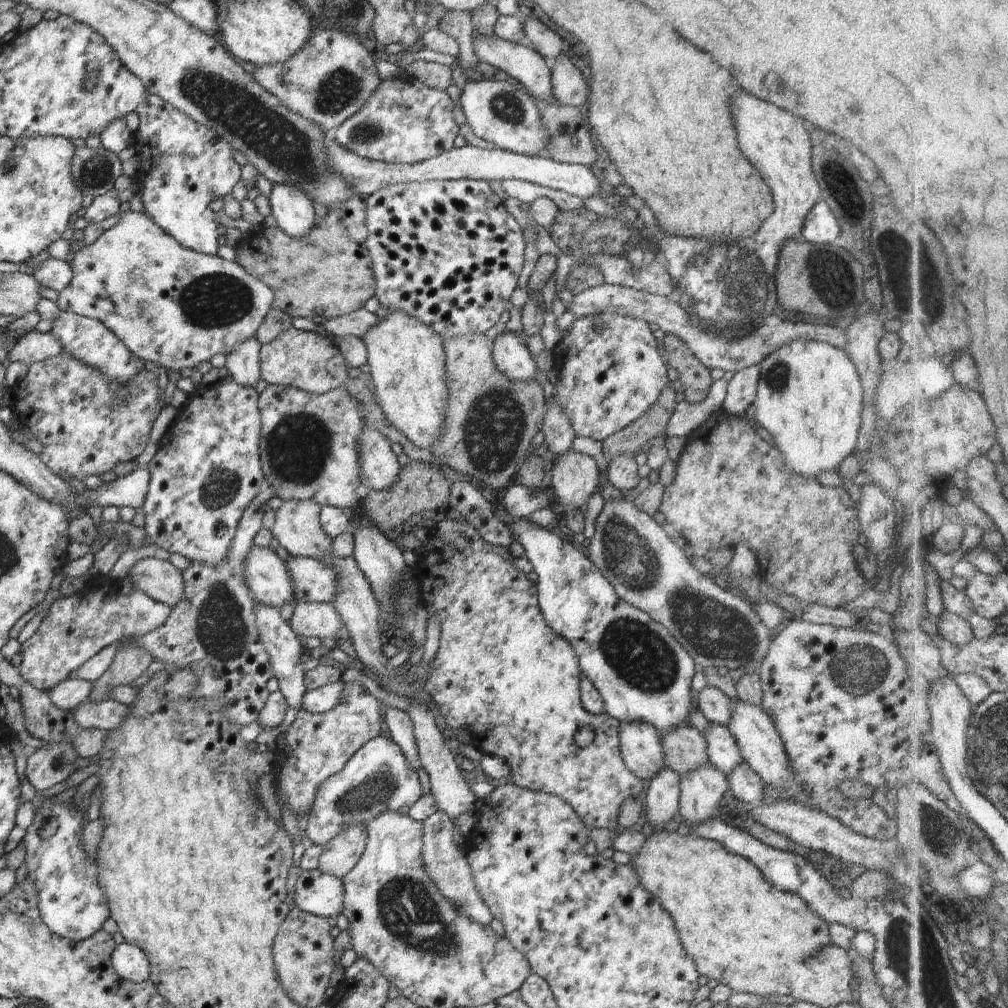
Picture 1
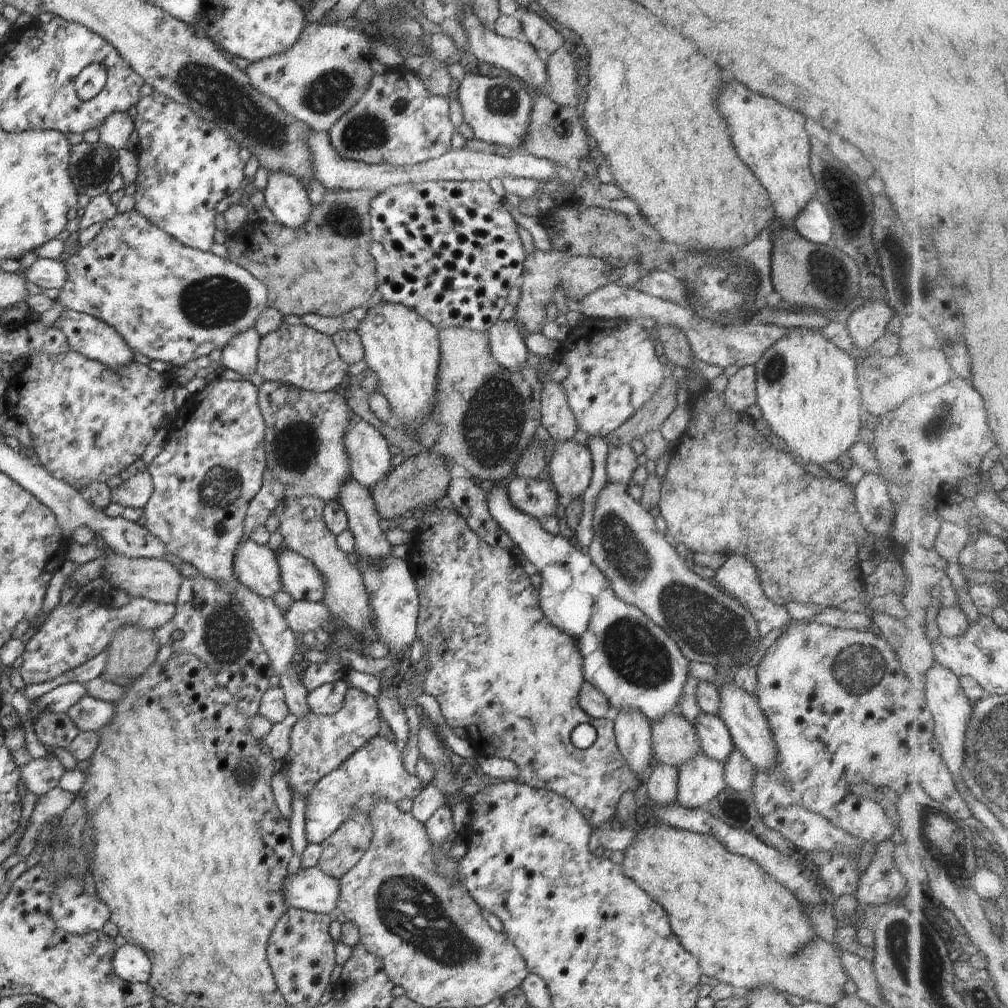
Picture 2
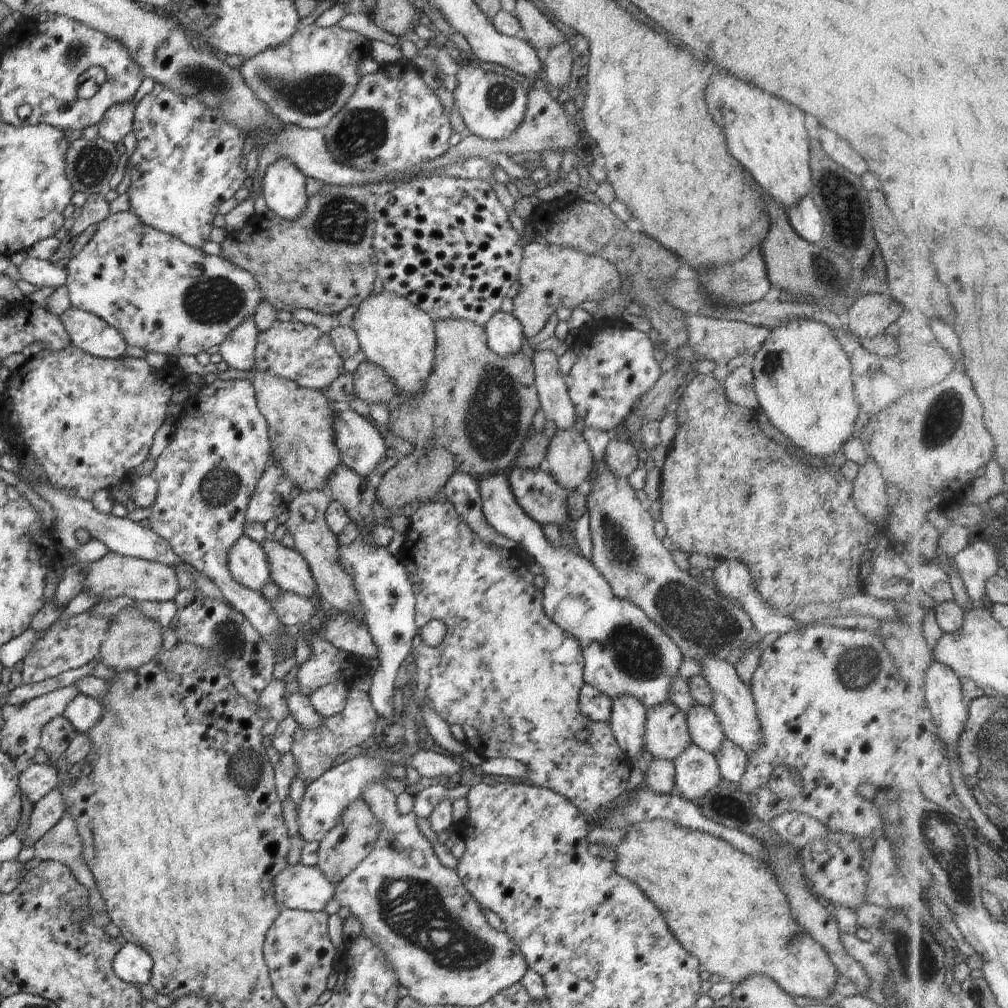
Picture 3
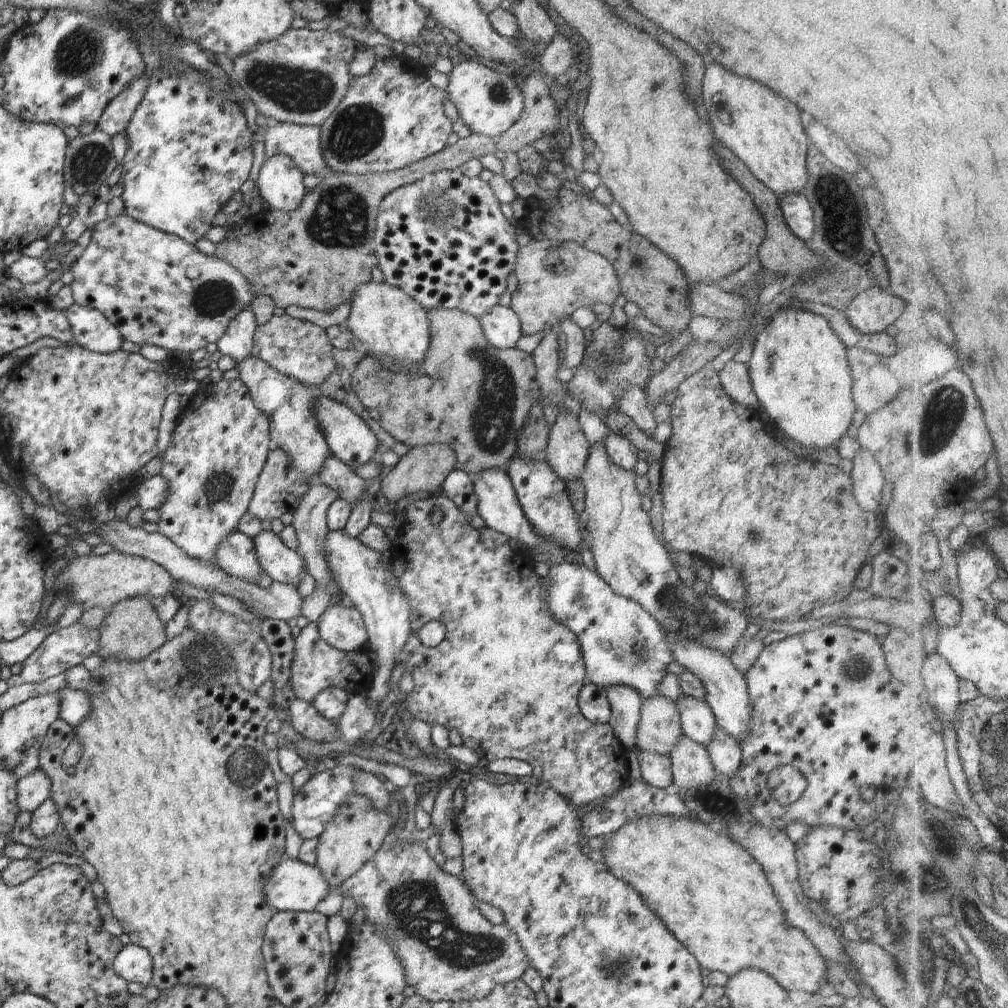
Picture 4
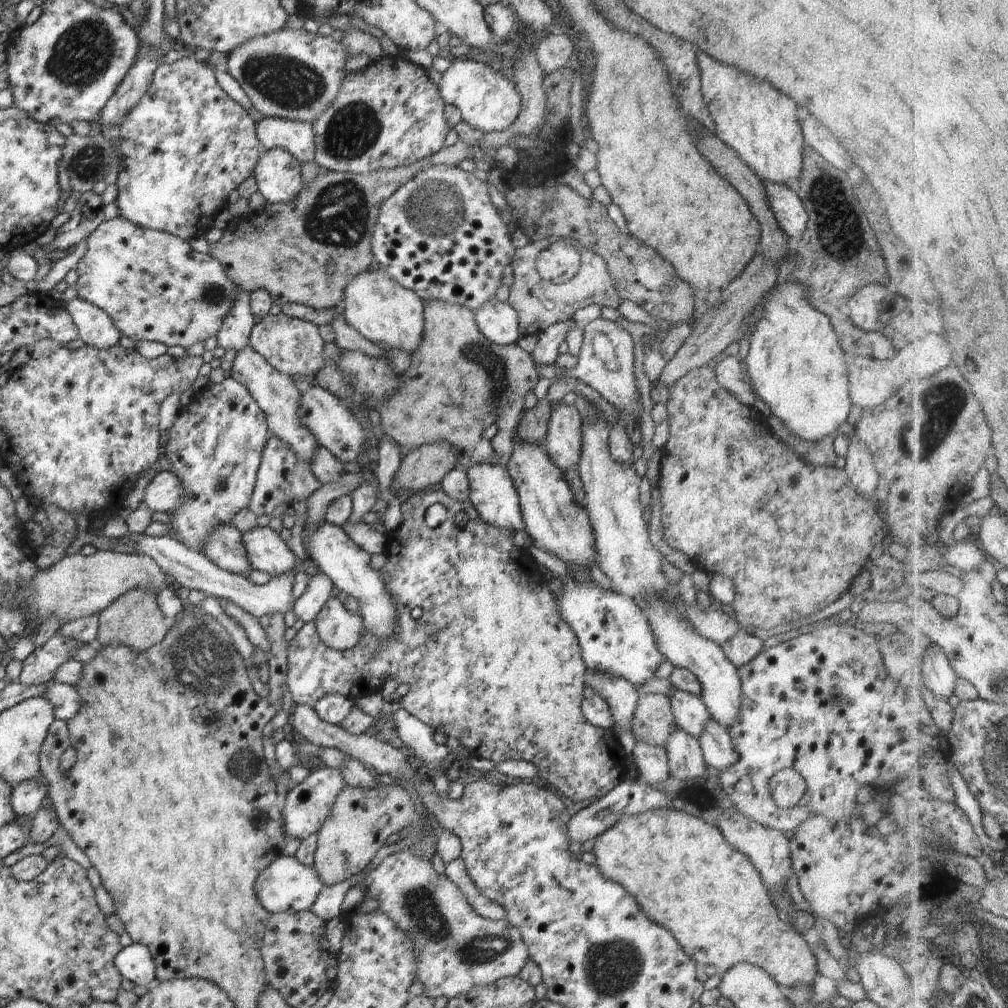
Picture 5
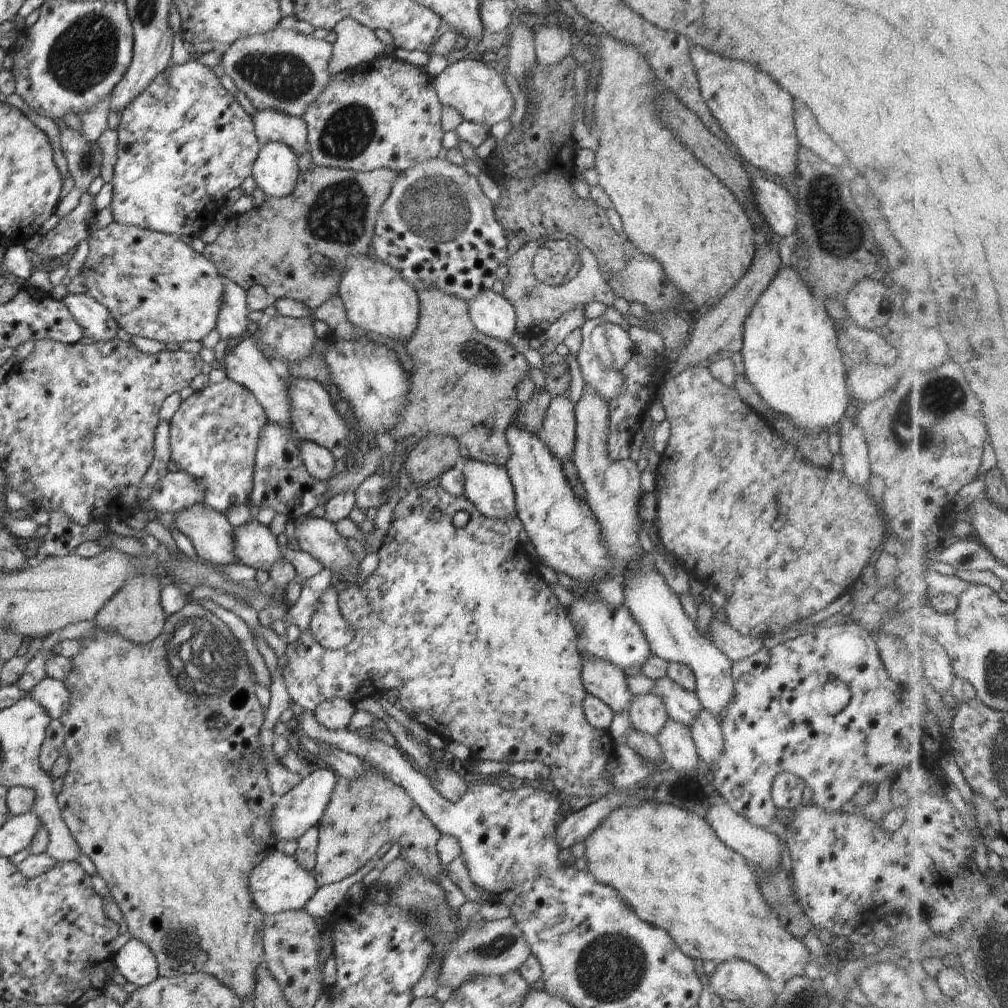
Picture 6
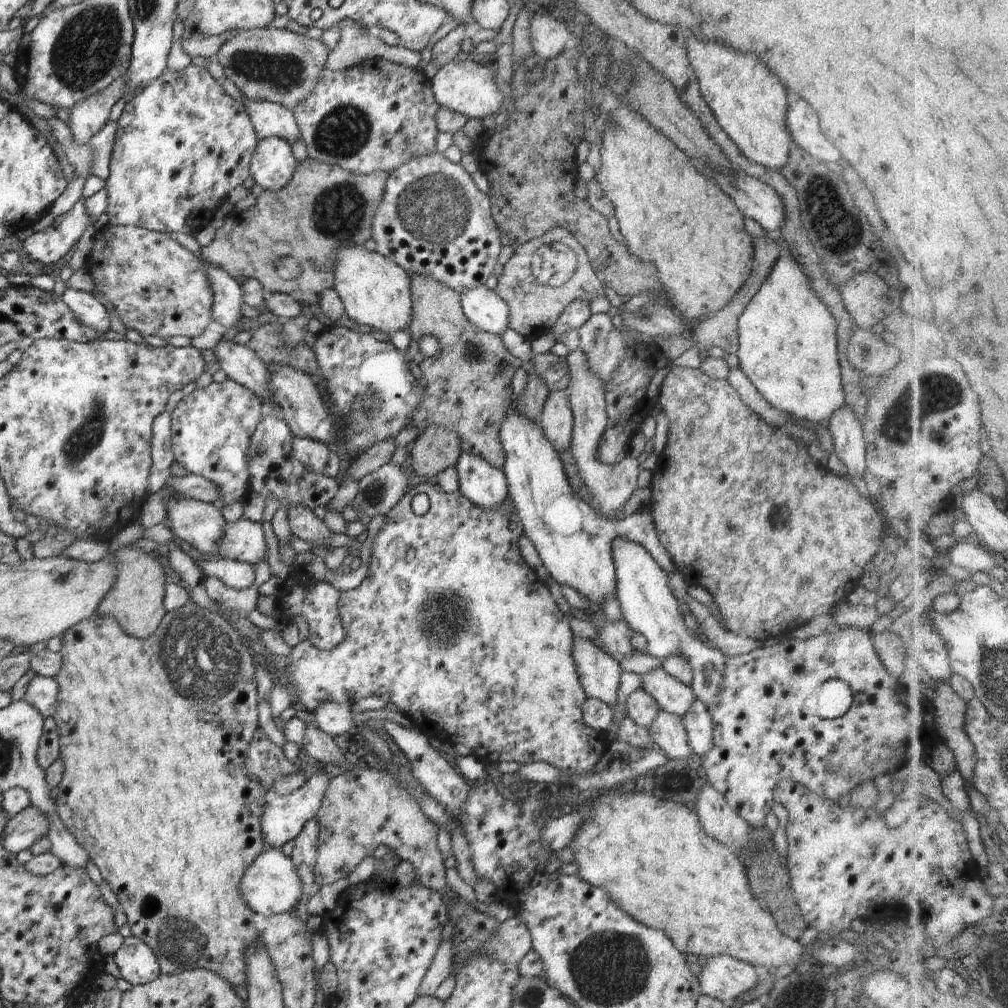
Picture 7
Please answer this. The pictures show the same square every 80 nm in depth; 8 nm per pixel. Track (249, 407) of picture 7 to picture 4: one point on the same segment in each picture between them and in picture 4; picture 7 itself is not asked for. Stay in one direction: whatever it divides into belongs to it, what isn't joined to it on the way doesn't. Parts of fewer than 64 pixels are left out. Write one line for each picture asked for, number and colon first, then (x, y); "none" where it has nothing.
4: (216, 452)
5: (215, 444)
6: (213, 435)

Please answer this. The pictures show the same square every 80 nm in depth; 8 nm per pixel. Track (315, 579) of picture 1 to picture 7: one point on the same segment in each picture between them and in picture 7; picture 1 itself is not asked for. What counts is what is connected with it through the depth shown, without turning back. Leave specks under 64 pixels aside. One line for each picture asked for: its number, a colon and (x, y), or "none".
2: (300, 578)
3: (288, 569)
4: (282, 564)
5: (266, 551)
6: (255, 545)
7: (242, 540)

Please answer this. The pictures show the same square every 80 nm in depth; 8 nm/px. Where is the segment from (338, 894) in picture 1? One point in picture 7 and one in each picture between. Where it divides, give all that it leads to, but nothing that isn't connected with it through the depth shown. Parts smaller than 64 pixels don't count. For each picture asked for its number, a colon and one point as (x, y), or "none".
2: (310, 889)
3: (301, 887)
4: (292, 886)
5: (285, 884)
6: (277, 884)
7: (270, 886)

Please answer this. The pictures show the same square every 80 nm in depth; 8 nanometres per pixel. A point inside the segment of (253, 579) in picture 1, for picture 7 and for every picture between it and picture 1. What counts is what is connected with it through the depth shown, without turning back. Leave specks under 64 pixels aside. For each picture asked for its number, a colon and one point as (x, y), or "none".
2: (254, 565)
3: (246, 560)
4: (235, 555)
5: (224, 547)
6: (211, 534)
7: (199, 523)

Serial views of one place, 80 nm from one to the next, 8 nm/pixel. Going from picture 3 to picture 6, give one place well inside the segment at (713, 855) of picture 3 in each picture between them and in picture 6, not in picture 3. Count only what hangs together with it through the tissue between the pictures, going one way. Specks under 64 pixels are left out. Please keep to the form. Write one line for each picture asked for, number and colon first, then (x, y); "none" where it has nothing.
4: (708, 891)
5: (679, 869)
6: (656, 856)

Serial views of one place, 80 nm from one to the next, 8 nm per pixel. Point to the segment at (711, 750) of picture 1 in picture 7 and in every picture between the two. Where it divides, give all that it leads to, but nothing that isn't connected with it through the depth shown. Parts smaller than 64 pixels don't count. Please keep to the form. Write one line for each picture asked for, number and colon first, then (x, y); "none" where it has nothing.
2: (715, 740)
3: (705, 730)
4: (698, 722)
5: (691, 715)
6: (682, 705)
7: (673, 696)

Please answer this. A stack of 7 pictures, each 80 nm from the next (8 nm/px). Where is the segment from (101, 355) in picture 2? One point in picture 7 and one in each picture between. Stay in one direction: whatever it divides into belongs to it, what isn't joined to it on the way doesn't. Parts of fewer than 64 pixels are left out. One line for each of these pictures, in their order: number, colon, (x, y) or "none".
3: (88, 331)
4: (92, 330)
5: (94, 326)
6: (97, 322)
7: (87, 309)

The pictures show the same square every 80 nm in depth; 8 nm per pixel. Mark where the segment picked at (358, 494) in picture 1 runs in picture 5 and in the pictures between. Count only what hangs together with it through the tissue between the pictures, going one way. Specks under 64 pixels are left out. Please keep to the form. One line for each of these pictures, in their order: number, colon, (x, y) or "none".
2: (303, 440)
3: (300, 420)
4: (289, 407)
5: (275, 393)

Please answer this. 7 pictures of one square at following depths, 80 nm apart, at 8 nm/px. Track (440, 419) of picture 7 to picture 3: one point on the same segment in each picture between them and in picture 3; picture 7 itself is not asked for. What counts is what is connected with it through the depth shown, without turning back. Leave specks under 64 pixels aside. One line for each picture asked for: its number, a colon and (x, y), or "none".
3: (479, 406)
4: (467, 394)
5: (460, 387)
6: (464, 383)

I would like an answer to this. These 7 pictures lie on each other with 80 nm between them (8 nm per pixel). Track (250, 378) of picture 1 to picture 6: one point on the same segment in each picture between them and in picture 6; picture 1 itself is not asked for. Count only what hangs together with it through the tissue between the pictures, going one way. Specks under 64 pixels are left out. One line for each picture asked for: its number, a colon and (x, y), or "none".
2: (240, 355)
3: (237, 350)
4: (237, 340)
5: (234, 332)
6: (232, 320)

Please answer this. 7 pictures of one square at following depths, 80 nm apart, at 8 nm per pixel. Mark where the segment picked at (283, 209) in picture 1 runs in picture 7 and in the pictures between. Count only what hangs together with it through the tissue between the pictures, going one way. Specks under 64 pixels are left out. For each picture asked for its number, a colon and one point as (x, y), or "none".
2: (286, 198)
3: (283, 185)
4: (280, 184)
5: (277, 173)
6: (275, 170)
7: (272, 164)

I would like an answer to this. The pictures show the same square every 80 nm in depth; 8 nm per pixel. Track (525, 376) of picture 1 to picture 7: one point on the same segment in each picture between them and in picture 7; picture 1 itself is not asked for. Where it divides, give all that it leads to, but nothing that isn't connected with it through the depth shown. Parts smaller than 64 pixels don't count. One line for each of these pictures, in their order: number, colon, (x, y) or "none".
2: (508, 348)
3: (504, 333)
4: (501, 326)
5: (498, 321)
6: (491, 313)
7: (488, 312)

